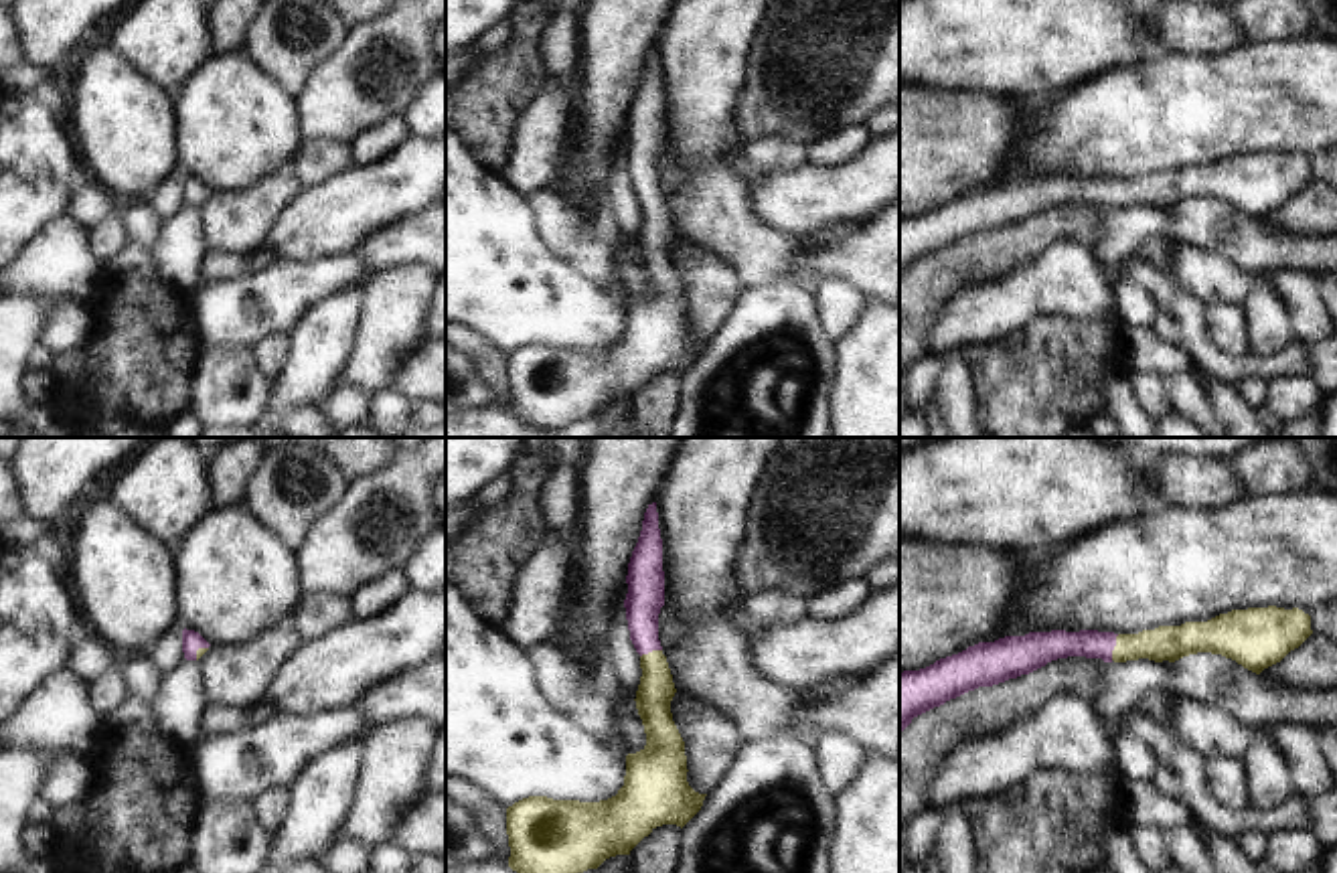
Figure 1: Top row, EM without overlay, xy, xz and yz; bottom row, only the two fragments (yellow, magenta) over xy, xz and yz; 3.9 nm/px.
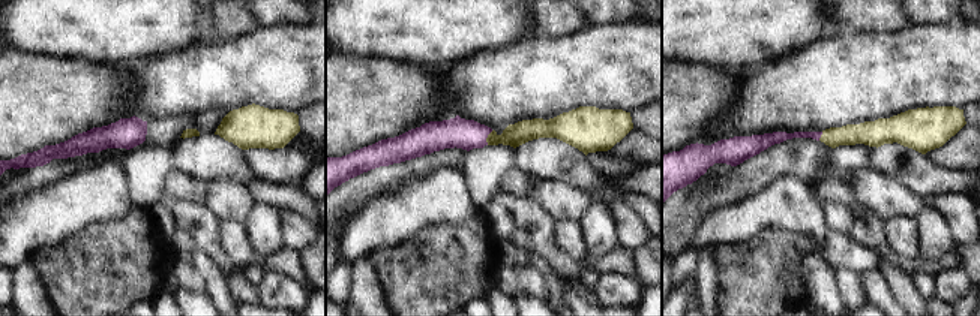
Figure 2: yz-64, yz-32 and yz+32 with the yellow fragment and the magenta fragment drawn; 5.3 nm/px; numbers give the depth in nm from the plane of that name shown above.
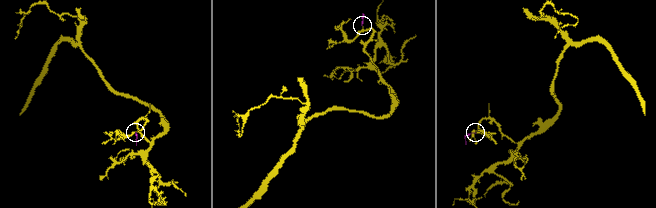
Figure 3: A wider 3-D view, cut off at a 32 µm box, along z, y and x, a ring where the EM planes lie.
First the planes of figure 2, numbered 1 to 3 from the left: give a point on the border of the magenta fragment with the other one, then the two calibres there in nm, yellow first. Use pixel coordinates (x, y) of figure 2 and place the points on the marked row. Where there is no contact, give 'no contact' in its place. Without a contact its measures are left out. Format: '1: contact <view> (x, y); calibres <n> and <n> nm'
1: no contact
2: contact yz-32 (486, 138); calibres 120 and 160 nm
3: contact yz+32 (821, 137); calibres 120 and 60 nm

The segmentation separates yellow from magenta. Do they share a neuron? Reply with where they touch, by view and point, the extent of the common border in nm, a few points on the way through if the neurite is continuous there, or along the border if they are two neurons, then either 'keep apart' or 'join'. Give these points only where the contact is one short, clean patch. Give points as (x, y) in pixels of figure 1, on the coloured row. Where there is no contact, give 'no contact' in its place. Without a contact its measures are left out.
contact yz (1115, 647); length 110 nm; way yz (1167, 643), (1115, 647), (1054, 645); join

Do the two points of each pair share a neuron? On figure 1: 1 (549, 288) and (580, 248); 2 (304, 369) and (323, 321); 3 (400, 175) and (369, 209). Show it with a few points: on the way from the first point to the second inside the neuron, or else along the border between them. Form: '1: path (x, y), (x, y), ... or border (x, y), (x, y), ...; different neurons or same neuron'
1: border (535, 229), (552, 254), (598, 286); different neurons
2: path (315, 357), (323, 333); same neuron
3: path (391, 183), (373, 201); same neuron

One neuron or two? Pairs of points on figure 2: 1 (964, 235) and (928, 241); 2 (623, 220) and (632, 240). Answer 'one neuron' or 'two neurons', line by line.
1: two neurons
2: one neuron

